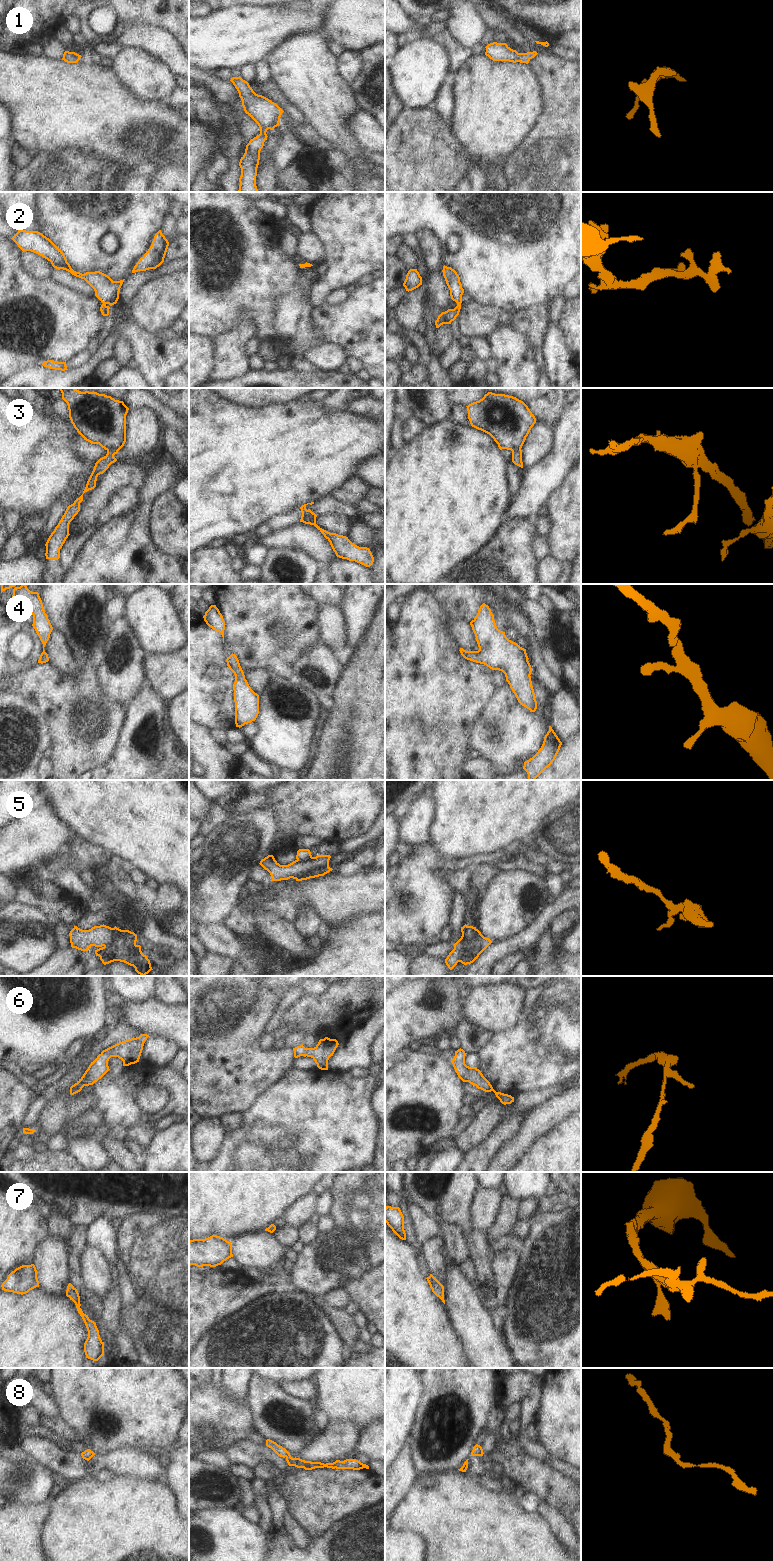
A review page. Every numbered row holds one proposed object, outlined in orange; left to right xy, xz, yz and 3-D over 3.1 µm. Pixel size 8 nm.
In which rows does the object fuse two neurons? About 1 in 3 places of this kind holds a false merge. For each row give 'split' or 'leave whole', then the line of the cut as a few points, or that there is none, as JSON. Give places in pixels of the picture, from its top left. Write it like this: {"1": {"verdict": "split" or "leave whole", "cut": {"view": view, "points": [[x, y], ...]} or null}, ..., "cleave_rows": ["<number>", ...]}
{"1": {"verdict": "leave whole", "cut": null}, "2": {"verdict": "leave whole", "cut": null}, "3": {"verdict": "split", "cut": {"view": "xy", "points": [[107, 449], [117, 451]]}}, "4": {"verdict": "leave whole", "cut": null}, "5": {"verdict": "split", "cut": {"view": "xz", "points": [[328, 866], [316, 866], [295, 878]]}}, "6": {"verdict": "leave whole", "cut": null}, "7": {"verdict": "leave whole", "cut": null}, "8": {"verdict": "leave whole", "cut": null}, "cleave_rows": ["3", "5"]}

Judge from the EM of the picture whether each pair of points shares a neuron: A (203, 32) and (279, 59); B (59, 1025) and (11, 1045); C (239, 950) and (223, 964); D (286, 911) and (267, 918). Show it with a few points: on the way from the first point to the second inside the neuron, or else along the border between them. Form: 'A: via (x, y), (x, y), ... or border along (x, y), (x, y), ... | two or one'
A: border along (285, 40), (264, 59), (261, 66) | two
B: via (47, 1025), (31, 1025), (23, 1033) | one
C: border along (207, 950), (222, 954), (232, 960) | two
D: border along (269, 911), (292, 923) | two

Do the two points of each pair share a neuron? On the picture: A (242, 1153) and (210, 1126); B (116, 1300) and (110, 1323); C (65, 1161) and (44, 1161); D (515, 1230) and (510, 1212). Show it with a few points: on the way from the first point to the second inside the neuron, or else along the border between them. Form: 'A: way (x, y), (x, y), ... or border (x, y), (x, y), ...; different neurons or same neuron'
A: border (226, 1133), (219, 1152), (212, 1158); different neurons
B: way (113, 1306), (112, 1317); same neuron
C: way (60, 1161), (49, 1161); same neuron
D: border (517, 1217), (514, 1223), (498, 1239); different neurons

